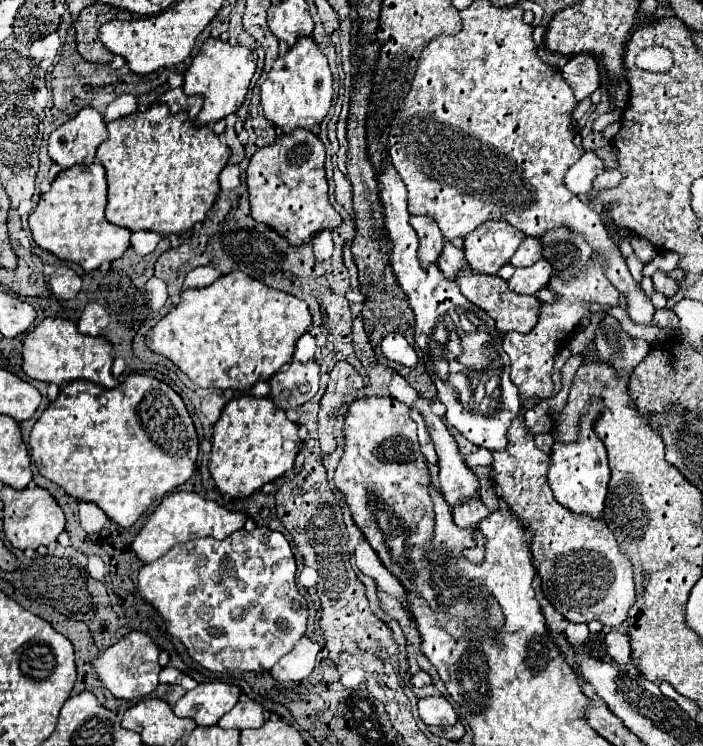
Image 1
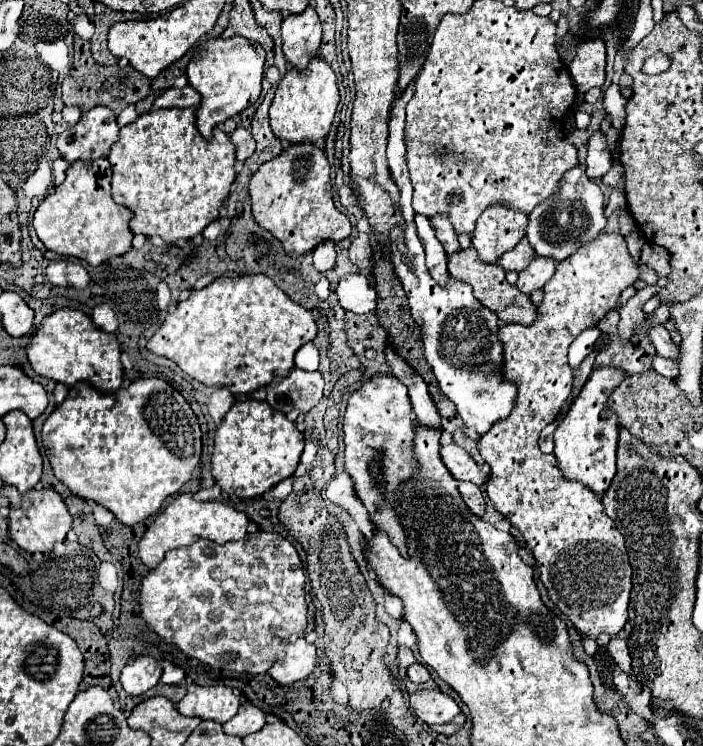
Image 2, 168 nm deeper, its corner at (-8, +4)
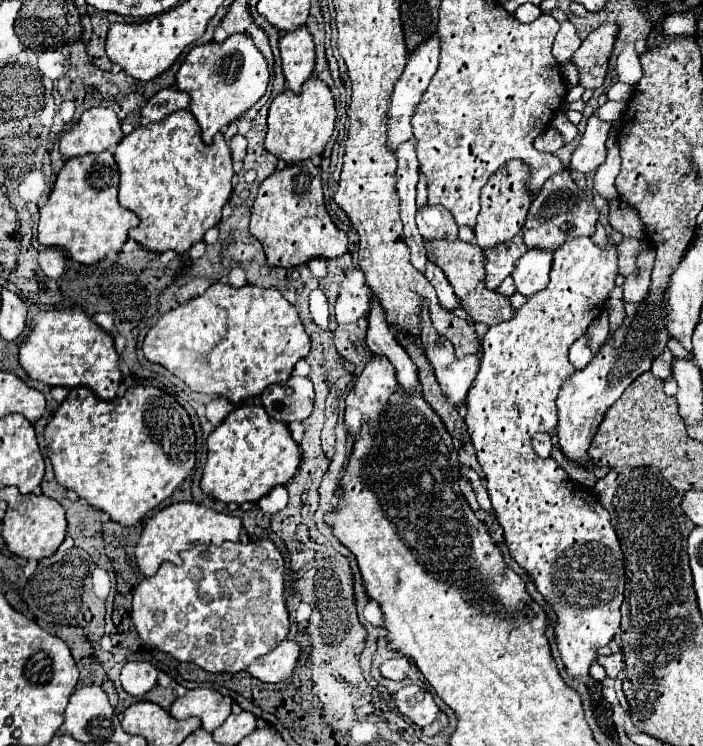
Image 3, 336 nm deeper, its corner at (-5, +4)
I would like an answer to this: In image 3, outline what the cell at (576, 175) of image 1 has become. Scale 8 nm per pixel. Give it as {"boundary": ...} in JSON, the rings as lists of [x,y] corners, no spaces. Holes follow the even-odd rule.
{"boundary":[[[590,117],[586,131],[580,139],[580,145],[572,153],[570,167],[582,173],[596,171],[606,161],[606,139],[608,139],[610,123],[600,121],[598,117]]]}

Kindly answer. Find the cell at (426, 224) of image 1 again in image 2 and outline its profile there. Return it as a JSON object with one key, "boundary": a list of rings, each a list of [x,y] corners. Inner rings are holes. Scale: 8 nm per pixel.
{"boundary":[[[415,215],[415,225],[417,225],[417,235],[421,239],[421,243],[425,245],[425,255],[427,255],[427,267],[431,277],[443,287],[449,281],[449,273],[447,273],[447,253],[443,249],[443,245],[439,243],[439,239],[435,237],[435,231],[431,231],[429,225],[429,217],[423,215]]]}

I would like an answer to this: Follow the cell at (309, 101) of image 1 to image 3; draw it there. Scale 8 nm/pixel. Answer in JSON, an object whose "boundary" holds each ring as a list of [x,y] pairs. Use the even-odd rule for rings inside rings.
{"boundary":[[[310,77],[300,93],[292,93],[284,89],[268,109],[268,133],[264,141],[264,149],[272,155],[284,159],[286,163],[298,163],[310,159],[312,155],[322,155],[332,131],[334,131],[334,95],[330,87],[318,77]]]}

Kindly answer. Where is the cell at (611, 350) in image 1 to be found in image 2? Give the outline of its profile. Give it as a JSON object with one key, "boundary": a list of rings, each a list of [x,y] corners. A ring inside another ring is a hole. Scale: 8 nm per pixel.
{"boundary":[[[663,277],[659,279],[655,285],[647,285],[645,289],[637,291],[637,293],[619,309],[619,315],[621,315],[621,321],[619,321],[619,335],[621,335],[623,341],[631,339],[631,335],[635,333],[635,327],[645,321],[643,306],[653,295],[657,295],[659,291],[665,287],[667,282],[667,277]]]}

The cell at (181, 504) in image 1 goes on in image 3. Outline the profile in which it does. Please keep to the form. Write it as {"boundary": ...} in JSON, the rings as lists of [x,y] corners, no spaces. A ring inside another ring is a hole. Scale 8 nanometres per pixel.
{"boundary":[[[188,501],[172,503],[148,519],[140,535],[140,541],[136,545],[136,563],[146,577],[152,577],[162,561],[176,561],[180,551],[186,551],[196,543],[222,545],[224,541],[238,541],[240,529],[242,529],[242,521],[238,517],[218,513],[198,503],[188,503]]]}

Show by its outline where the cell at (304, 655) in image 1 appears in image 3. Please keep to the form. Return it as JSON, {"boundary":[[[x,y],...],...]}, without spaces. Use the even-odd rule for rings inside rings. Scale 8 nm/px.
{"boundary":[[[284,639],[274,651],[264,655],[260,661],[248,667],[248,673],[264,683],[280,683],[294,675],[296,663],[300,659],[298,643]]]}

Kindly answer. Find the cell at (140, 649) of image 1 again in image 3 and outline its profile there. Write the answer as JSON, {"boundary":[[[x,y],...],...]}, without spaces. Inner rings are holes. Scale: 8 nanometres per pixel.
{"boundary":[[[126,663],[120,675],[120,683],[126,693],[134,697],[142,697],[156,685],[156,667],[150,663]]]}

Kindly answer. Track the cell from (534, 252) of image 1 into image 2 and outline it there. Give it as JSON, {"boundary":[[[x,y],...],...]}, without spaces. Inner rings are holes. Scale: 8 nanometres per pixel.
{"boundary":[[[523,237],[517,245],[515,245],[515,249],[511,249],[511,251],[507,251],[507,253],[503,253],[503,257],[499,257],[499,265],[505,269],[505,271],[523,271],[527,265],[529,265],[529,261],[535,257],[535,251],[531,249],[531,245],[529,245],[529,241],[527,241],[527,237]]]}

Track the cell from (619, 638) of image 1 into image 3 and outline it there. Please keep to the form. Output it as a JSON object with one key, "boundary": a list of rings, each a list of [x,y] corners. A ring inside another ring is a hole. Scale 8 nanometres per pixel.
{"boundary":[[[618,651],[618,653],[612,653],[612,655],[600,655],[596,659],[608,673],[608,677],[618,677],[618,673],[624,671],[624,655]]]}

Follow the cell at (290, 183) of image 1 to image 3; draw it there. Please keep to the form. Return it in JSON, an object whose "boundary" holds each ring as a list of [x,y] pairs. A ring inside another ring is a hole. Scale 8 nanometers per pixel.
{"boundary":[[[310,159],[286,165],[262,181],[252,207],[250,233],[262,243],[268,263],[274,267],[296,267],[314,257],[332,259],[348,251],[348,235],[330,219],[324,205],[320,169]]]}

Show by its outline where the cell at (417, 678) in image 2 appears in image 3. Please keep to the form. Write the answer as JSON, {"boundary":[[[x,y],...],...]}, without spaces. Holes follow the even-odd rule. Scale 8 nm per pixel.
{"boundary":[[[400,657],[400,659],[390,659],[386,663],[380,665],[380,673],[388,679],[394,679],[394,681],[402,681],[408,677],[410,673],[410,661],[406,657]]]}

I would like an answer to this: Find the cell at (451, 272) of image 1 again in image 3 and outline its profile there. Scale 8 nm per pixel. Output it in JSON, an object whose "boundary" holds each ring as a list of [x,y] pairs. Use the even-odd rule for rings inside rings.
{"boundary":[[[422,207],[416,213],[416,223],[420,229],[420,235],[426,241],[436,241],[436,239],[444,239],[444,241],[456,241],[458,239],[458,225],[454,221],[454,217],[448,213],[448,209],[444,207]]]}

